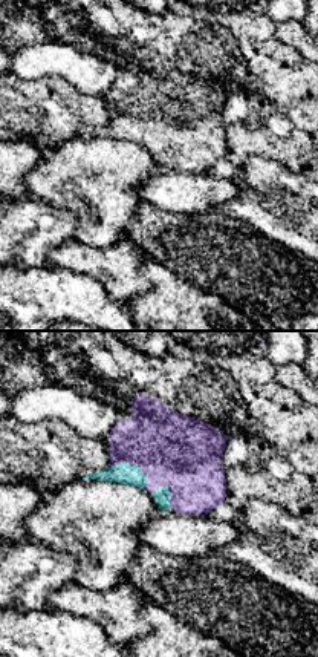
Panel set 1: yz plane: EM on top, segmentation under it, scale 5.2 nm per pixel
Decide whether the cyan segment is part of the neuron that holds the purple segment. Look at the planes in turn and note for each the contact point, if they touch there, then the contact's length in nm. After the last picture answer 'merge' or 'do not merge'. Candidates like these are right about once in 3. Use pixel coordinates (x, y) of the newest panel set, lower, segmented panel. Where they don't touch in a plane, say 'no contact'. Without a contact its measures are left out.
(136, 463) | 240 nm

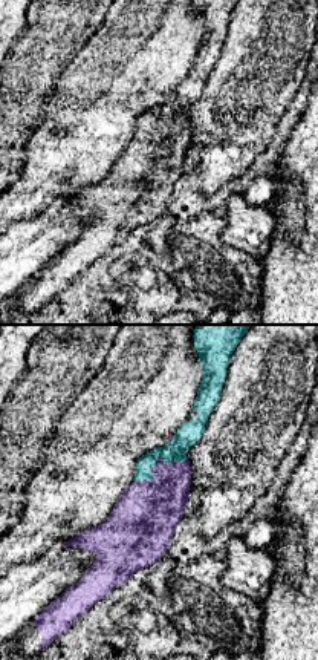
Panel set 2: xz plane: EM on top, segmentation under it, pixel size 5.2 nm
(155, 466) | 300 nm

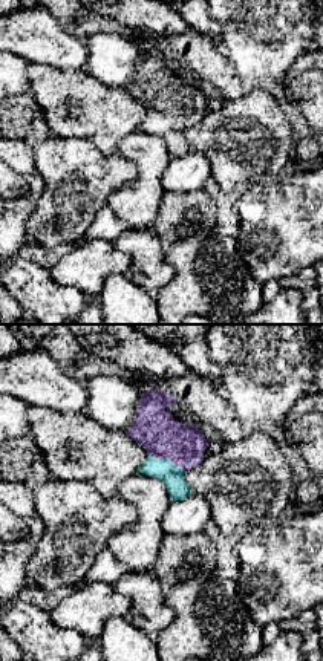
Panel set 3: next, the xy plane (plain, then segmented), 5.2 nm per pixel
(166, 456) | 220 nm

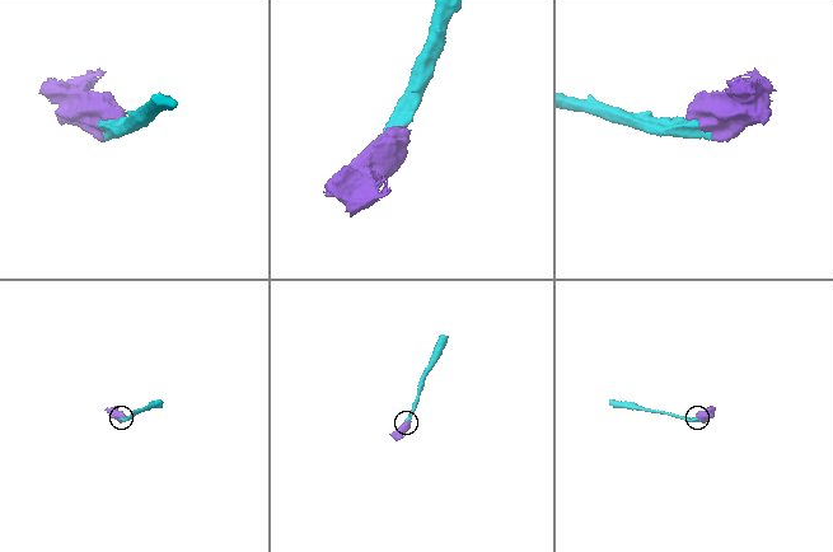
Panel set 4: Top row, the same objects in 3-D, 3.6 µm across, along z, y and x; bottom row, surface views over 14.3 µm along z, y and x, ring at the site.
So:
merge

